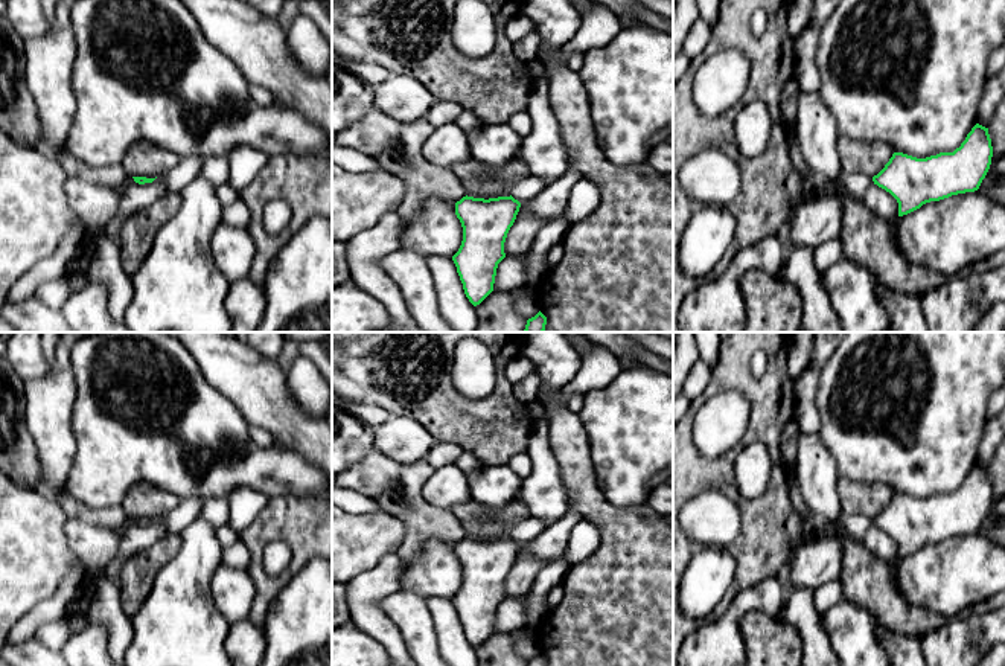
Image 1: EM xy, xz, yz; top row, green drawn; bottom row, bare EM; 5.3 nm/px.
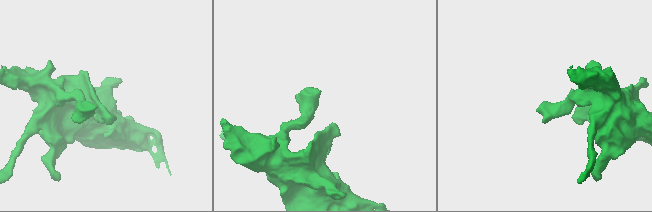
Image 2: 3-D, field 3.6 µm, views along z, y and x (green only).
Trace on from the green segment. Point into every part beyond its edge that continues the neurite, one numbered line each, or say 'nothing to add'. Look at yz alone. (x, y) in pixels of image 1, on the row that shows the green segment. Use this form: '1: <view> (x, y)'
nothing to add

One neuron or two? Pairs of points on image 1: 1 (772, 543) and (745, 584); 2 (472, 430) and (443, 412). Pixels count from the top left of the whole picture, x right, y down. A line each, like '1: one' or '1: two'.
1: one
2: one

